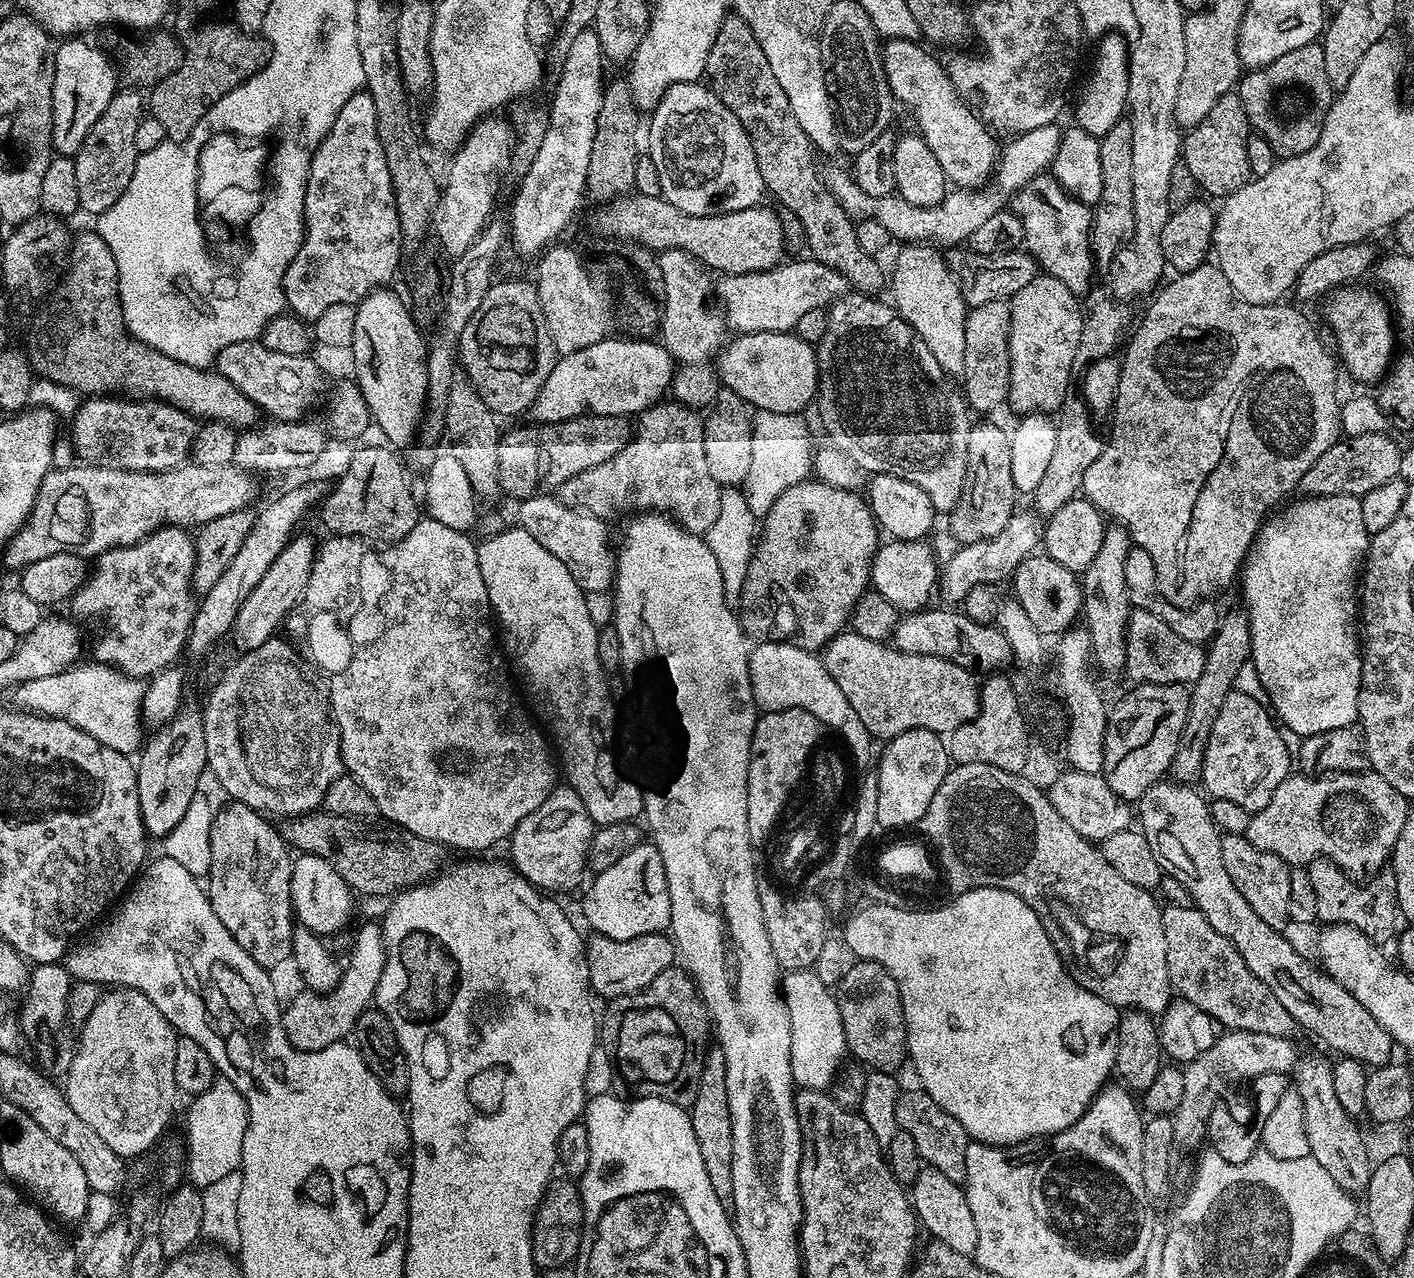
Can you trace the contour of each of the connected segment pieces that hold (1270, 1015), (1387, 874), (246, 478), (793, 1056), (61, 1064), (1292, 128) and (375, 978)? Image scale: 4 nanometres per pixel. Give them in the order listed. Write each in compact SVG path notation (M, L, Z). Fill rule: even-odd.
M1168 904L1162 911L1162 930L1166 934L1168 973L1173 989L1183 999L1194 1002L1198 1010L1210 1014L1217 1025L1228 1030L1287 1037L1293 1035L1294 1021L1286 1006L1282 1006L1282 1002L1278 1002L1278 998L1274 998L1274 994L1270 994L1270 990L1266 990L1266 986L1262 986L1262 982L1258 982L1258 978L1250 974L1250 966L1242 962L1242 954L1238 954L1231 942L1222 938L1222 934L1218 934L1218 930L1214 930L1214 926L1210 926L1210 922L1206 922L1206 918L1194 906L1183 908Z
M1314 860L1307 865L1306 870L1310 874L1310 886L1314 886L1314 894L1318 894L1318 917L1321 921L1324 920L1325 925L1352 926L1381 946L1387 945L1388 939L1393 939L1397 931L1398 905L1396 875L1391 870L1381 870L1364 883L1345 874L1332 860Z
M188 462L178 468L169 468L167 472L130 472L125 468L110 468L107 466L80 467L84 468L60 468L60 466L56 466L46 474L46 478L42 478L42 486L36 495L32 513L29 514L25 524L8 541L7 548L3 549L2 556L4 556L6 567L22 570L28 564L38 562L38 558L50 558L50 554L62 554L63 552L73 552L75 556L95 558L111 548L125 548L131 544L136 544L140 540L145 540L149 534L165 526L179 526L192 530L206 522L214 522L214 518L222 518L222 514L234 514L234 510L248 508L251 505L251 500L256 496L256 484L252 481L255 480L253 473L242 470L237 464L233 463L223 464L222 466L206 466L205 464Z
M813 969L802 971L787 971L781 977L781 992L790 1014L790 1060L793 1083L799 1089L814 1089L825 1091L829 1089L844 1056L847 1057L847 1044L845 1042L845 1027L842 1026L841 1012L831 987L826 986Z
M63 963L38 964L31 969L28 986L23 997L24 1005L19 1005L21 1037L32 1047L36 1055L35 1063L49 1077L67 1077L74 1062L77 1037L68 1023L68 995L74 981Z
M1313 42L1282 54L1278 62L1253 68L1239 81L1238 95L1246 110L1249 129L1266 138L1277 157L1306 154L1318 134L1322 134L1328 107L1334 99L1330 78L1326 78L1326 54L1323 43ZM1248 76L1248 77L1247 77Z
M379 923L364 924L357 930L356 941L352 944L352 953L348 960L352 965L348 964L343 969L341 981L328 993L300 990L289 1004L287 1001L283 1005L284 1029L290 1042L298 1050L322 1050L352 1036L352 1028L358 1018L373 1003L386 962L384 929Z

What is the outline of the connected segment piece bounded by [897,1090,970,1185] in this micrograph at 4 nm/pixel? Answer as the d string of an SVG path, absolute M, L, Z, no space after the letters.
M901 1091L897 1100L899 1131L910 1134L910 1138L914 1138L921 1161L927 1167L942 1170L942 1174L946 1174L950 1182L963 1185L966 1178L966 1146L970 1142L968 1131L964 1129L962 1122L958 1122L958 1118L946 1114L946 1110L942 1110L942 1106L938 1106L938 1102L934 1102L934 1098L930 1098L928 1092L915 1091Z

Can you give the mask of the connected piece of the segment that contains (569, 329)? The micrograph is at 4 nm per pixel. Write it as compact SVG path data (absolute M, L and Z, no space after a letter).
M549 247L539 257L541 260L536 268L534 283L550 338L557 353L565 356L605 340L612 328L612 304L607 294L592 281L583 258L572 248L556 247Z

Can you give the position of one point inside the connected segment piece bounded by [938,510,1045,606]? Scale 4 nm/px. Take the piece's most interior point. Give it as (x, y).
(992, 561)

